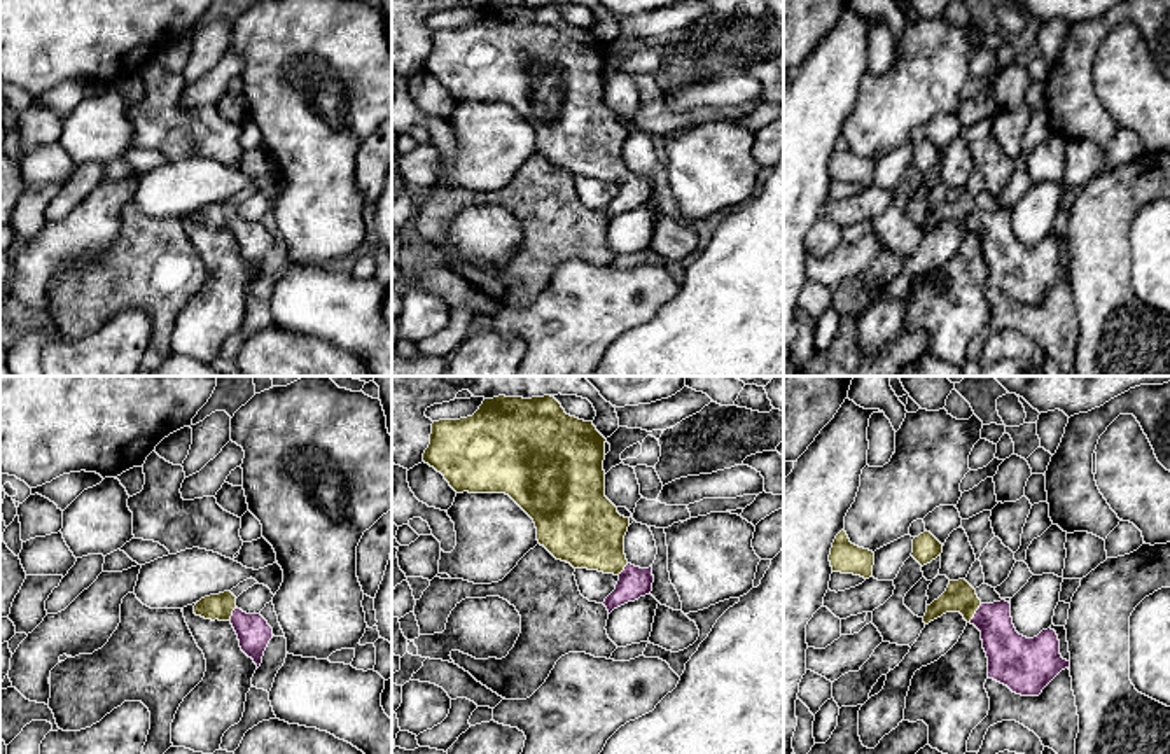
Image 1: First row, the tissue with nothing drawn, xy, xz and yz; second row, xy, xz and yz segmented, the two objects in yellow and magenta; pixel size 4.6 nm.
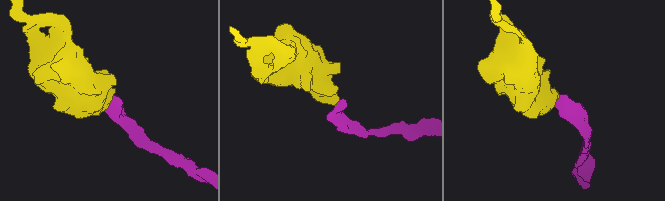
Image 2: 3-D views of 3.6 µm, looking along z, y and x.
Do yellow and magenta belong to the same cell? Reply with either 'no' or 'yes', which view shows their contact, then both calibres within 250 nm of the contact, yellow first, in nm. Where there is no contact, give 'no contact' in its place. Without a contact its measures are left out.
yes; contact in yz; calibres 140 and 220 nm

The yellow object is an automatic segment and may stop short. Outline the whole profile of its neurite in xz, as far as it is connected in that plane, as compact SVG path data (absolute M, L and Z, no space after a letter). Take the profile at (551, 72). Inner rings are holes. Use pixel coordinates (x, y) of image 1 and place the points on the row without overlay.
M498 3L484 7L472 24L434 30L423 70L441 80L456 101L509 103L533 128L539 152L556 168L567 170L574 177L617 184L616 198L603 210L610 222L628 210L651 203L654 184L652 173L640 177L626 168L624 143L630 126L621 124L617 115L605 105L605 49L593 30L567 23L551 3L532 7Z

